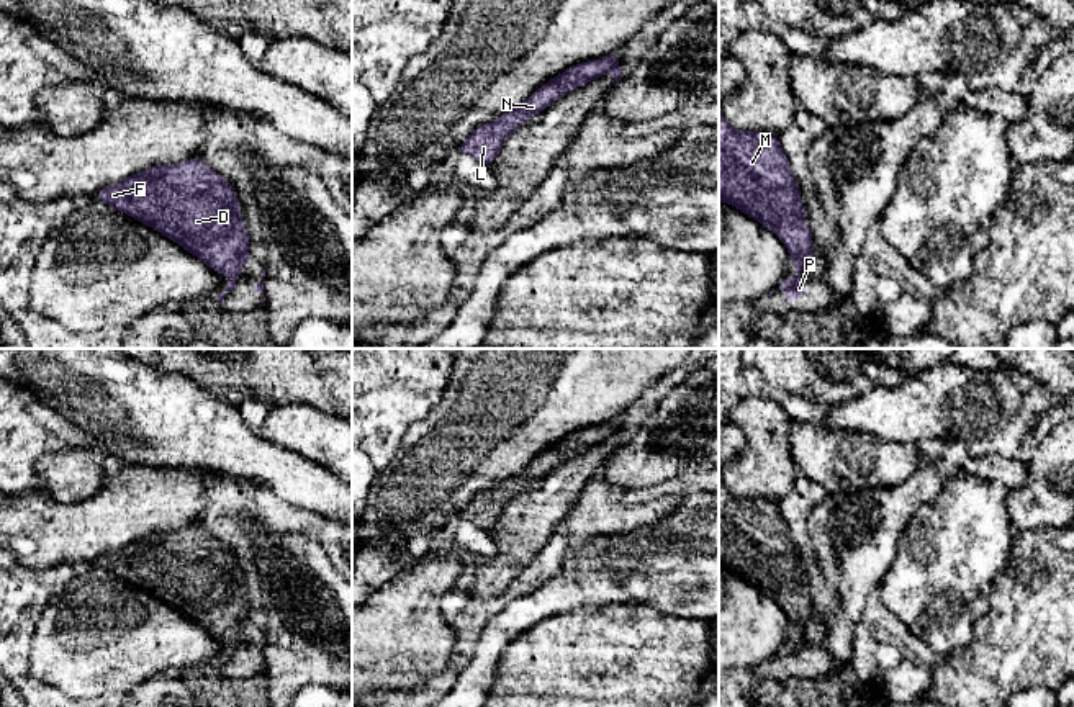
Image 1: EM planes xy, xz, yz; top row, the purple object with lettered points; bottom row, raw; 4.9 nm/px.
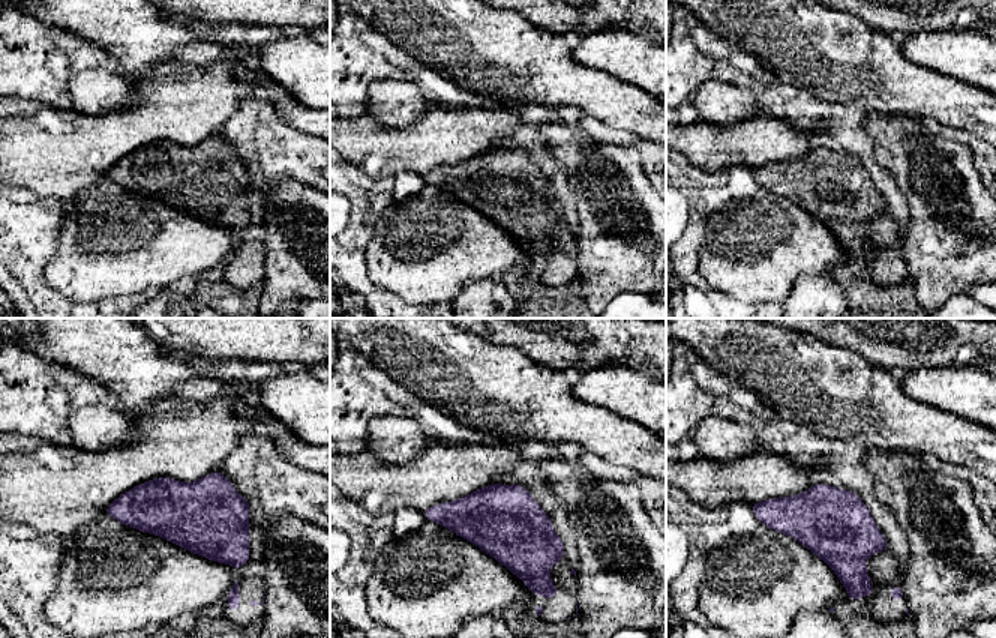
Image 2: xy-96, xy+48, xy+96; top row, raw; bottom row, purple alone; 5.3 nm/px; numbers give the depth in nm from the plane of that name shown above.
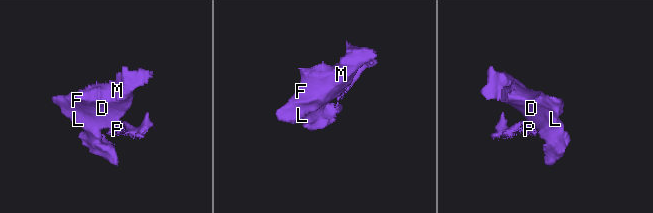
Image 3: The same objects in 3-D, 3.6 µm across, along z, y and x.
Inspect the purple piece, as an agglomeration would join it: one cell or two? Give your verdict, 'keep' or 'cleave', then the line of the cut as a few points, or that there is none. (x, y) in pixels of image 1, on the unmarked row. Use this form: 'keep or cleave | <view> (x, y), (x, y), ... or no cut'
cleave | xy (248, 617), (241, 625), (239, 635), (230, 643)

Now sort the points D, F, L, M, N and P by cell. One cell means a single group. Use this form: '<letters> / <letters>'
D F L M N / P

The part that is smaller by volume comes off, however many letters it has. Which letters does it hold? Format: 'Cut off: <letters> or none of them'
Cut off: P

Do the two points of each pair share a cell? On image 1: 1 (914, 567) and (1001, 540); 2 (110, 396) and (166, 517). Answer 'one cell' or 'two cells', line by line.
1: one cell
2: two cells

